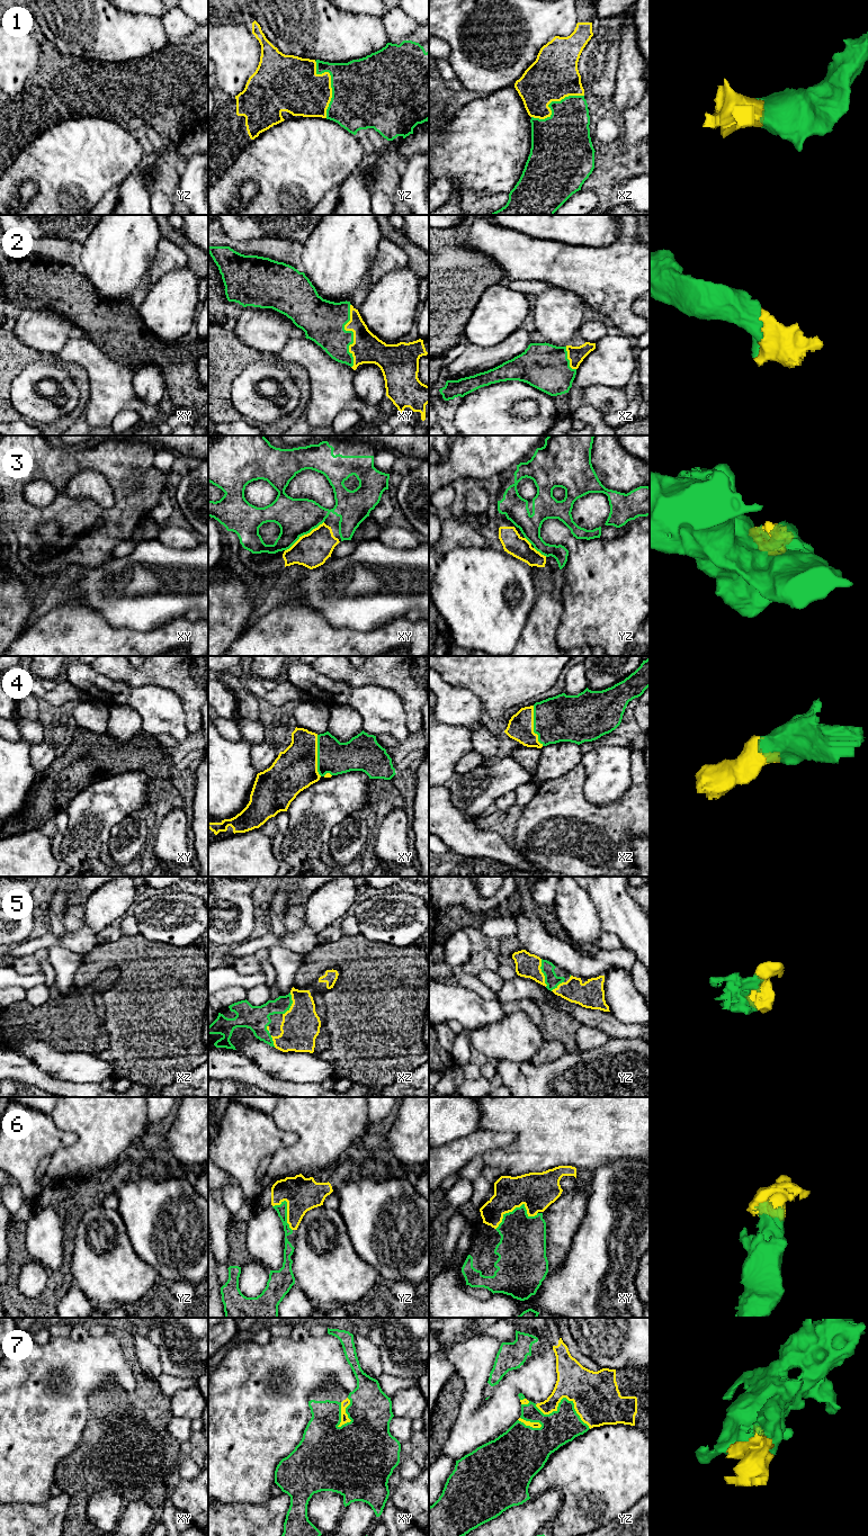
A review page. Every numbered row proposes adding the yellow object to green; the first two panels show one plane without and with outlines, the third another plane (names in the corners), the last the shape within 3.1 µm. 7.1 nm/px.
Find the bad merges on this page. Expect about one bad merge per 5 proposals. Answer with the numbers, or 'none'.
none

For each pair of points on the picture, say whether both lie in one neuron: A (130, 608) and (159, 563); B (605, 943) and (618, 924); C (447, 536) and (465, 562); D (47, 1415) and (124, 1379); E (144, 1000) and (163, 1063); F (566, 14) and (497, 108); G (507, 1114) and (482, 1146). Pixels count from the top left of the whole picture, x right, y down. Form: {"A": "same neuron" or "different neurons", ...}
{"A": "same neuron", "B": "different neurons", "C": "different neurons", "D": "same neuron", "E": "same neuron", "F": "different neurons", "G": "different neurons"}

